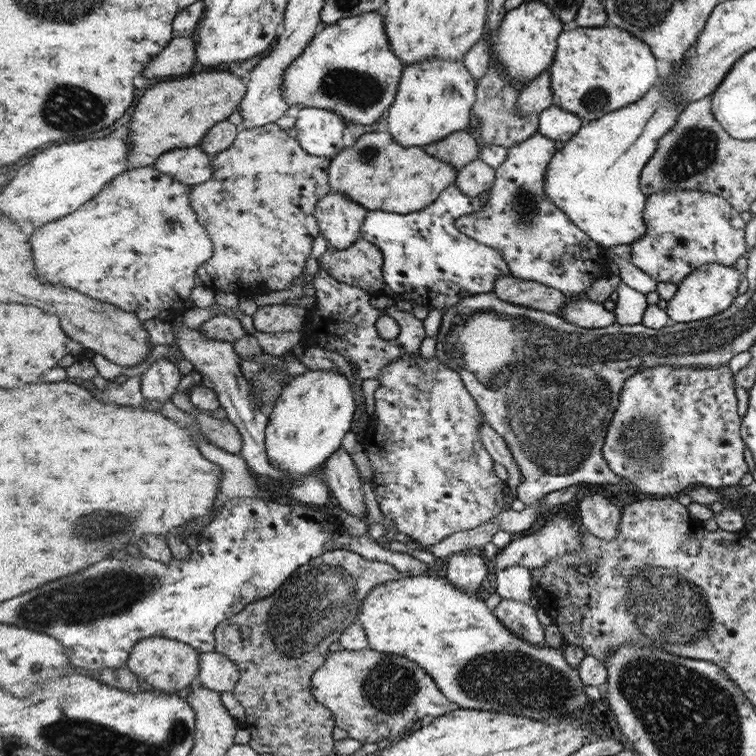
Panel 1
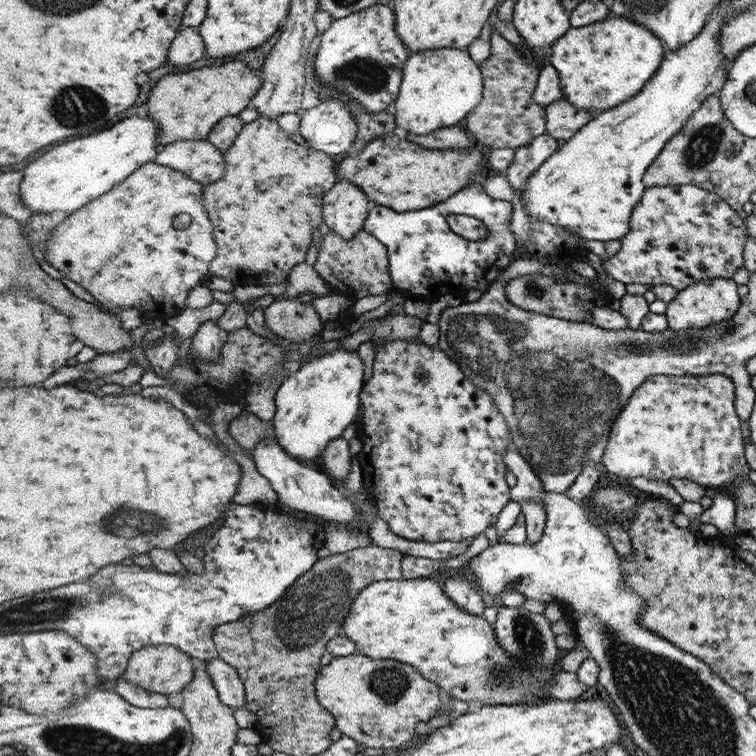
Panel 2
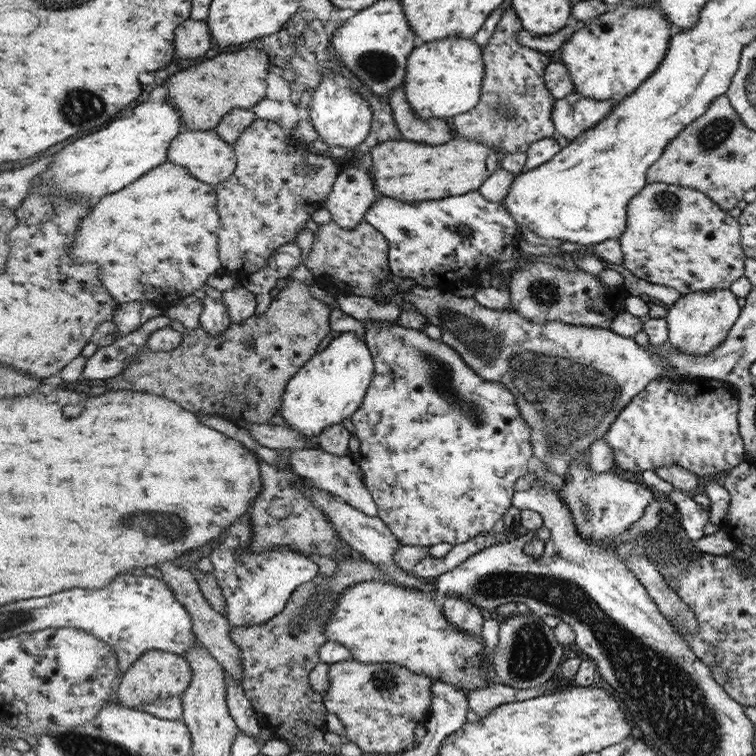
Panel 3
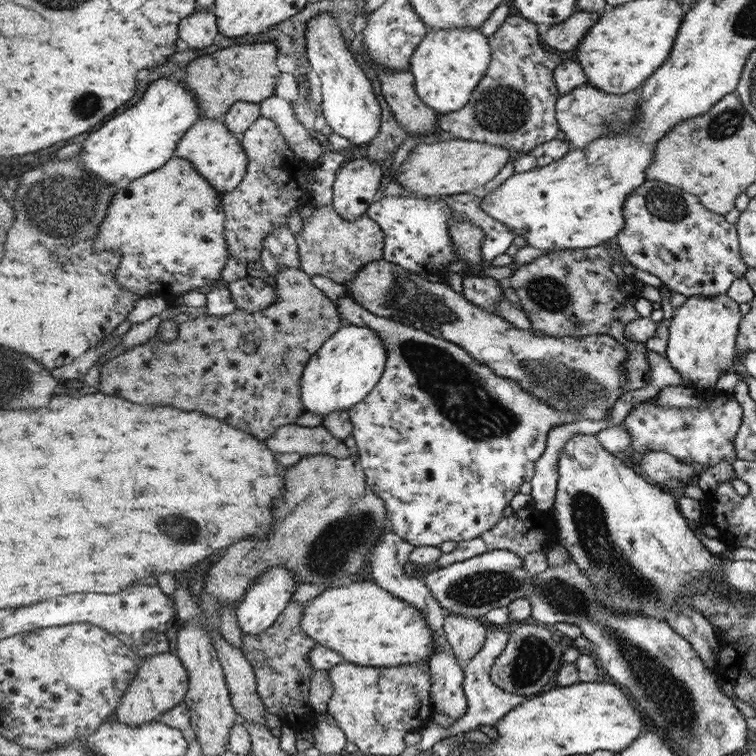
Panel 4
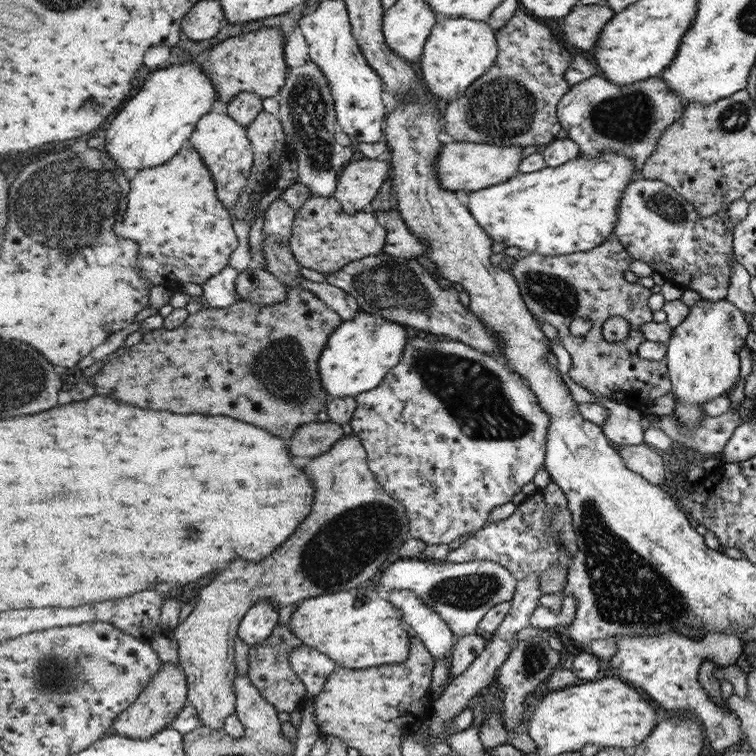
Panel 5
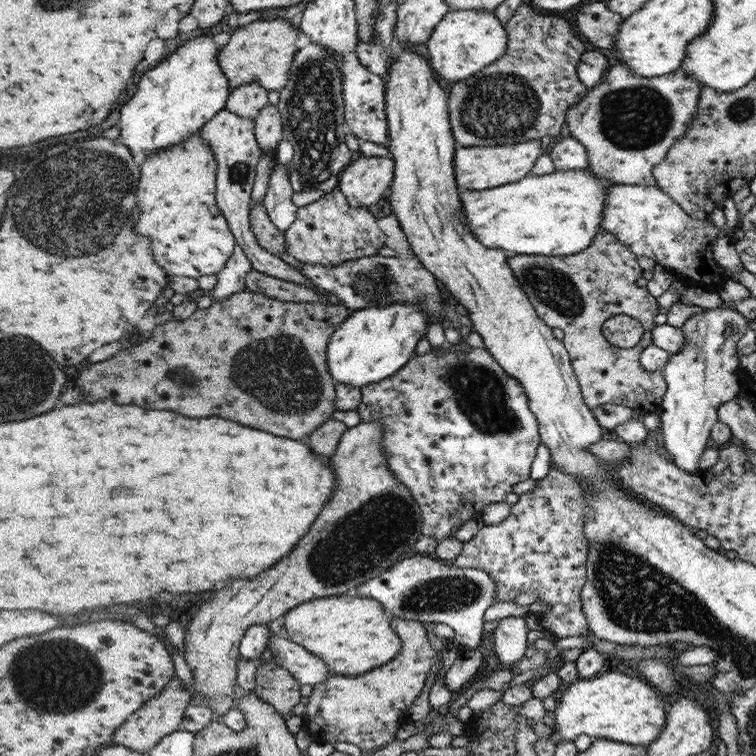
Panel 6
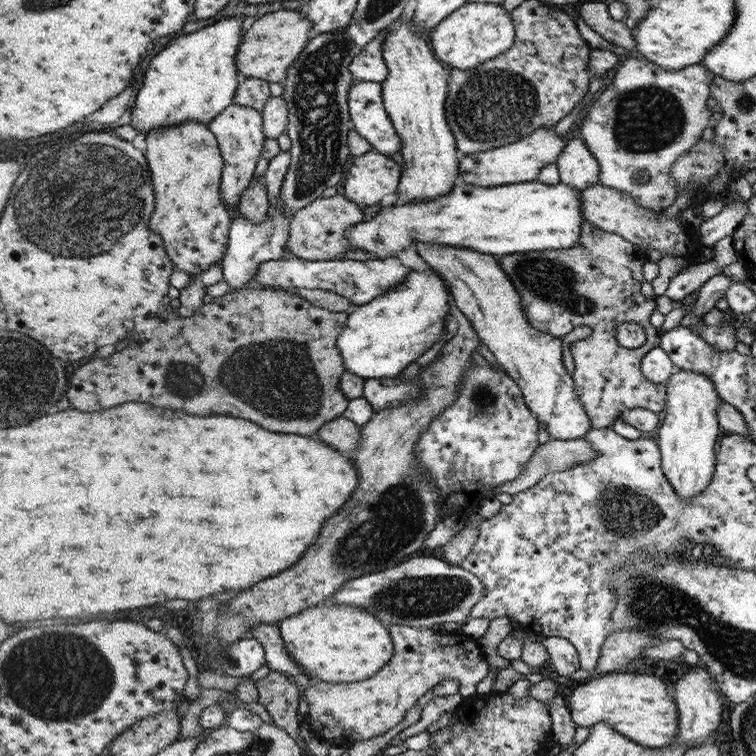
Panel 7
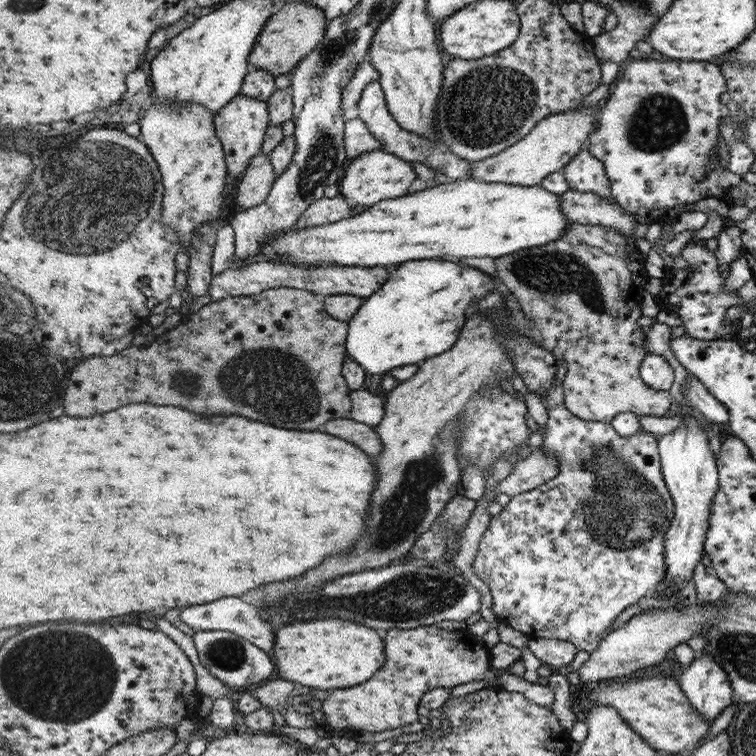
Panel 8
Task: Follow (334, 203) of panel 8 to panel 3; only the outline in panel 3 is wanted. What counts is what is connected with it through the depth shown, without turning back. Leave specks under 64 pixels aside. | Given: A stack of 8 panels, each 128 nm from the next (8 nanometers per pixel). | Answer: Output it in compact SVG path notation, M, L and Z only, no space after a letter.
M366 219L352 230L340 228L334 220L318 225L312 250L304 265L314 277L324 278L328 284L350 292L350 295L375 298L381 292L381 281L392 278L386 237Z

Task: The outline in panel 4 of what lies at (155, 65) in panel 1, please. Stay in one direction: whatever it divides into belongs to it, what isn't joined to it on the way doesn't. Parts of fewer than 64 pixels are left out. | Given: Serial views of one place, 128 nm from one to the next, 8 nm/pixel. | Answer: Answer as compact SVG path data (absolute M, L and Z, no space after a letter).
M216 6L202 10L199 8L195 14L184 19L180 24L180 36L189 45L190 49L204 50L217 42L220 34L220 24Z

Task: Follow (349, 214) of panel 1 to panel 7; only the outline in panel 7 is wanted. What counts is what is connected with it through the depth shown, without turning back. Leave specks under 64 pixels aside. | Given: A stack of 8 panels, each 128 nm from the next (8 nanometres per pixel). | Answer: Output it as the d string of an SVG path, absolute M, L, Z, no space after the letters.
M370 150L366 155L354 157L342 194L361 207L374 206L382 202L382 196L397 194L401 178L402 168L393 158Z

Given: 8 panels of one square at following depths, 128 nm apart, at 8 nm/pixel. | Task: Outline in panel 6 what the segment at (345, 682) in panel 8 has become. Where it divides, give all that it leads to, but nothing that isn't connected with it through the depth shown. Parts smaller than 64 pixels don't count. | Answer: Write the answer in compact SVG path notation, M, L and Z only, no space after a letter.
M354 593L322 597L299 604L284 614L283 634L318 654L334 674L356 676L390 663L403 648L404 639L390 628L384 609L378 599Z

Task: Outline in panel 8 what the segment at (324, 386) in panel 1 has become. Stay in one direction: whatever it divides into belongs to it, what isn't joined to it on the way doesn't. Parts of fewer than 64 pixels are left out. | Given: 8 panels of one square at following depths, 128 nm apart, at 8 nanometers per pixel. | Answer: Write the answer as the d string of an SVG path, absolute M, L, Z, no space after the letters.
M422 259L422 260L416 260L416 262L408 261L408 264L400 264L399 266L400 266L400 268L396 268L396 267L393 268L391 275L389 276L389 280L387 282L385 282L383 287L381 287L379 289L379 291L377 291L375 293L375 295L371 295L368 299L365 299L363 302L363 305L359 309L359 311L357 311L355 313L355 315L352 316L351 319L347 322L348 328L350 328L350 330L347 332L346 355L352 356L354 358L354 362L358 362L358 364L360 364L364 368L364 370L368 374L368 376L371 376L371 375L383 375L383 376L385 376L384 375L385 372L388 372L389 370L394 370L394 368L402 368L402 366L408 366L408 364L416 364L416 363L421 364L423 361L426 361L427 359L430 359L433 356L442 355L444 352L451 351L451 348L455 345L456 340L459 339L459 336L460 336L459 332L461 330L463 330L464 323L467 322L466 317L471 313L471 310L472 310L471 304L473 304L473 302L475 302L476 299L481 299L484 296L487 296L487 294L489 294L489 292L491 292L491 290L496 290L495 284L494 284L495 282L493 281L492 276L488 276L488 273L484 274L484 272L487 272L488 264L486 264L486 268L484 271L483 271L483 268L479 268L479 263L478 263L478 268L470 268L470 266L466 266L466 264L462 264L462 262L458 262L458 264L456 264L456 262L446 262L446 260Z

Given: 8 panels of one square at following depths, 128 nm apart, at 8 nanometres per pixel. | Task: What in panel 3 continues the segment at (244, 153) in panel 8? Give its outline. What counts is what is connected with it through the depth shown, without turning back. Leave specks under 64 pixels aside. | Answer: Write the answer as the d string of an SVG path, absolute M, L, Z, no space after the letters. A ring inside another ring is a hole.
M183 130L182 134L176 137L172 147L170 147L170 161L185 166L200 180L211 185L224 183L236 170L236 163L239 158L236 156L232 144L228 144L218 130ZM363 321L365 323L365 344L375 360L375 374L371 386L364 395L359 411L350 420L354 423L354 435L360 442L359 451L352 455L362 469L362 482L370 491L376 503L376 514L390 528L392 534L402 545L429 547L438 543L457 545L475 539L492 529L494 524L504 516L504 512L513 505L515 496L514 481L528 473L528 460L535 455L532 449L532 428L527 426L519 414L519 401L506 386L498 382L484 380L478 372L468 368L467 362L456 353L450 345L428 338L422 330L392 326L388 322Z

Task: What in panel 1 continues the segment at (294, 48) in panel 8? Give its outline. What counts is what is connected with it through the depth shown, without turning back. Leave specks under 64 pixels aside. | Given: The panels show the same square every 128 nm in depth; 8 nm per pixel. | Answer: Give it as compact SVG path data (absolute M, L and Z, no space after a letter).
M207 71L198 73L192 77L175 78L156 85L152 90L149 88L145 95L139 100L135 114L132 116L132 126L129 127L130 144L132 151L128 157L130 169L144 168L144 166L155 166L160 156L176 150L176 148L192 148L200 146L204 137L216 126L238 109L240 101L244 98L244 93L248 90L240 77L233 76L225 71Z

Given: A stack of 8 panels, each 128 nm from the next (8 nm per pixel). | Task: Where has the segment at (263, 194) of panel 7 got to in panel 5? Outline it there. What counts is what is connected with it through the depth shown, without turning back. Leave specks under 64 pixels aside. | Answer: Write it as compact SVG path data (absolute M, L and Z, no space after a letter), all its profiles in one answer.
M264 234L262 245L268 262L264 268L287 287L287 298L283 302L258 305L239 299L236 305L226 309L200 309L176 330L168 330L164 326L147 333L138 345L112 358L92 377L95 394L114 397L142 408L224 415L250 422L284 440L292 437L300 425L317 421L318 413L329 402L320 382L320 356L343 320L324 300L299 286L300 264L289 244L282 244L274 236Z

